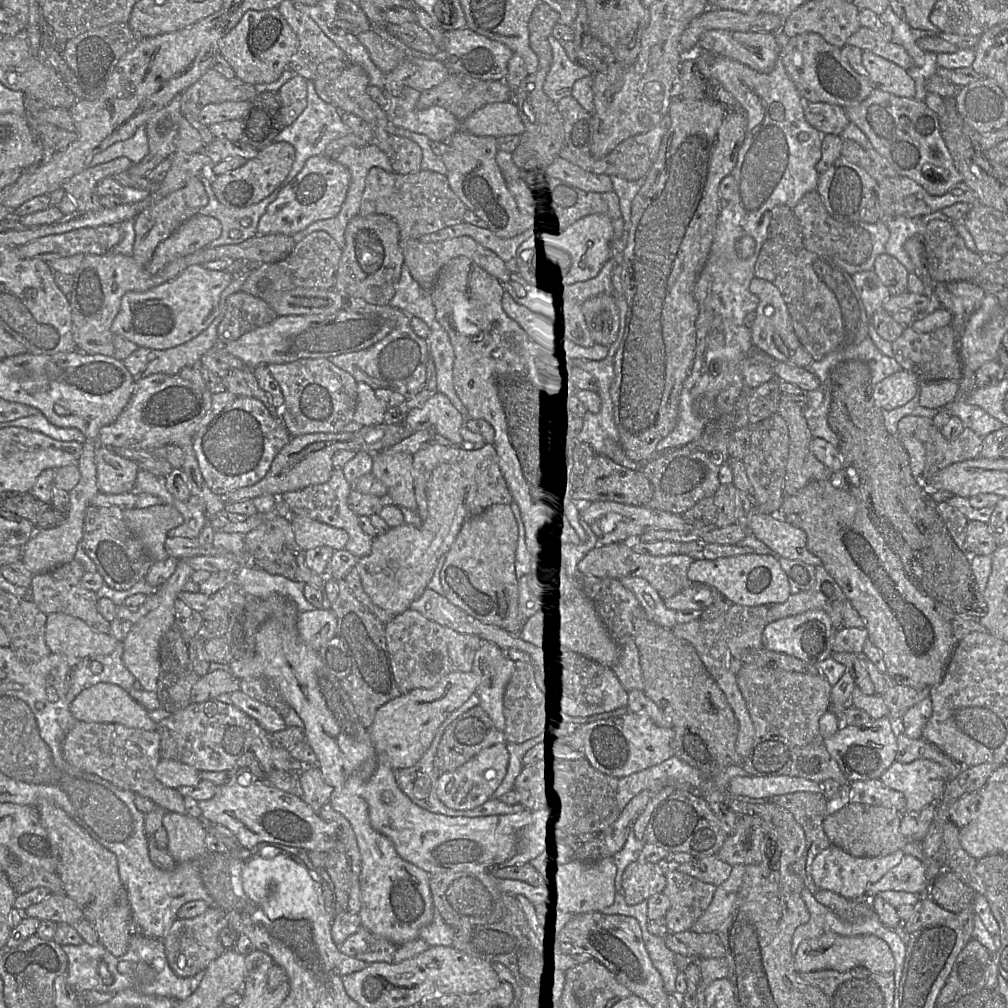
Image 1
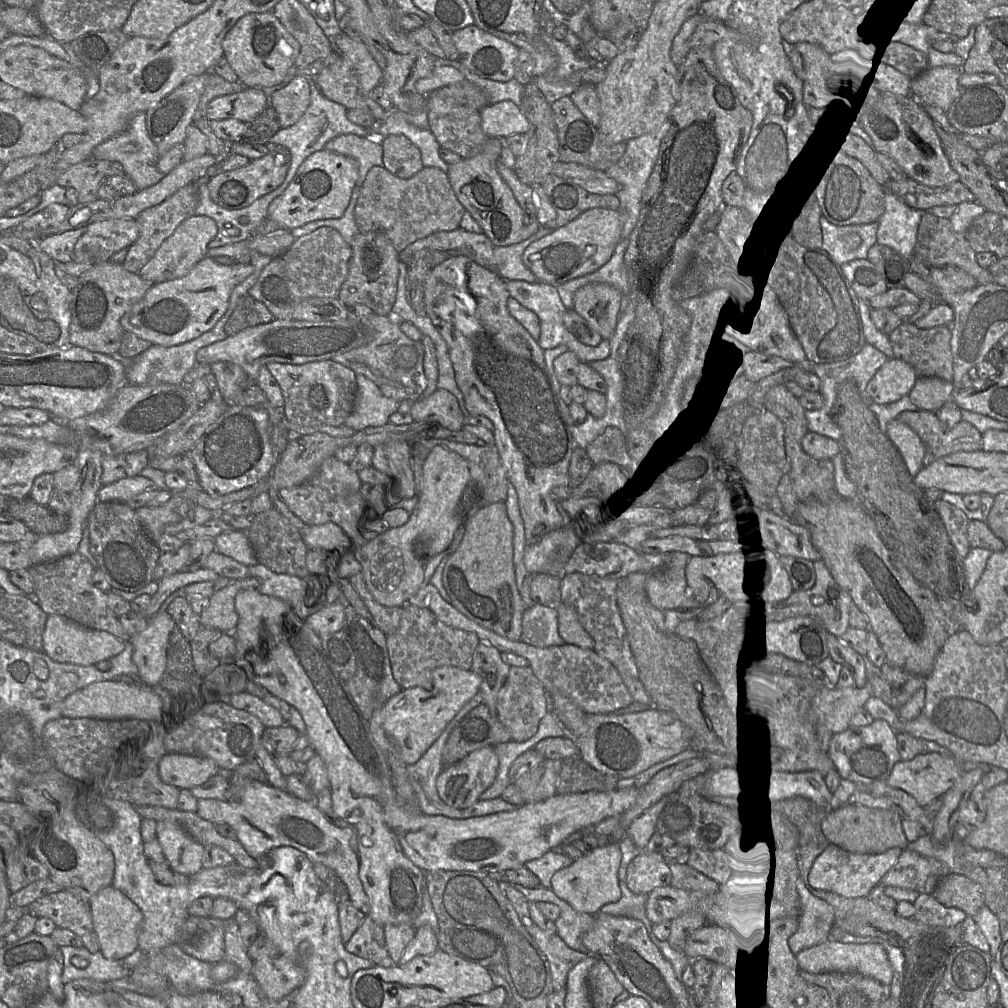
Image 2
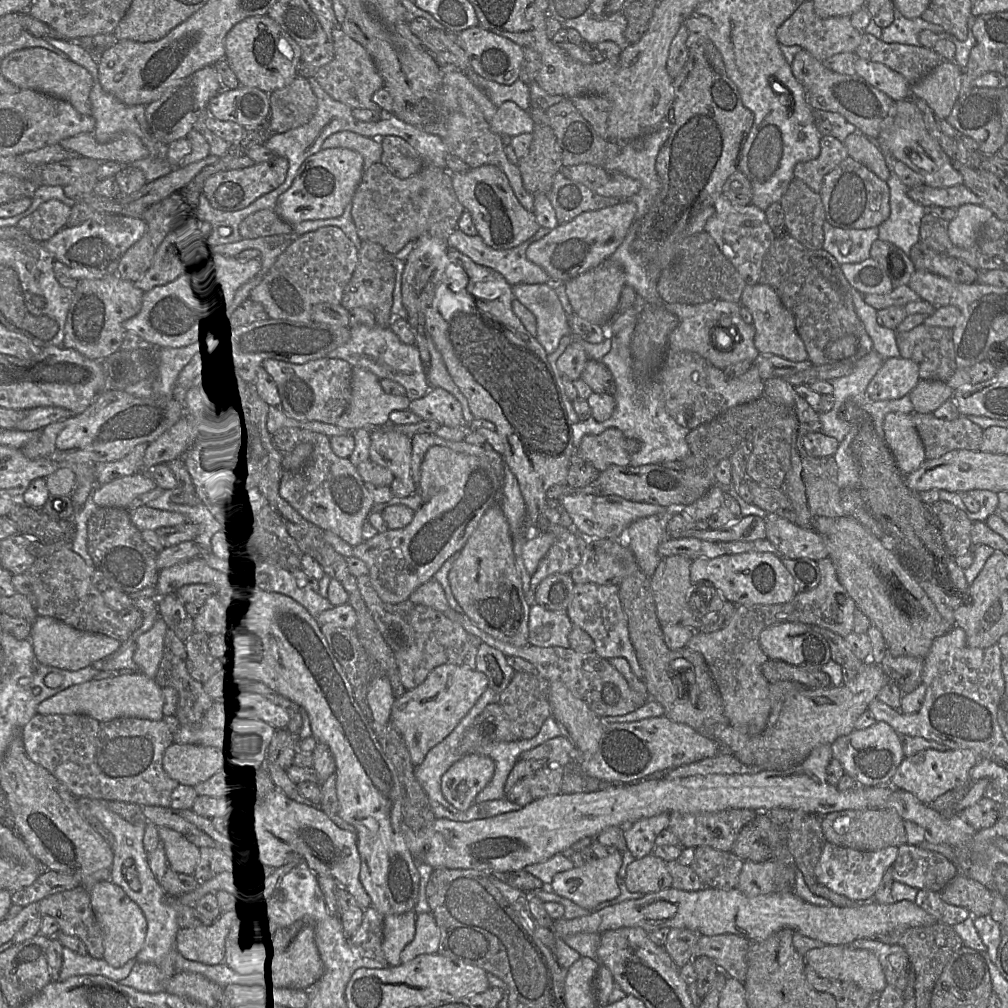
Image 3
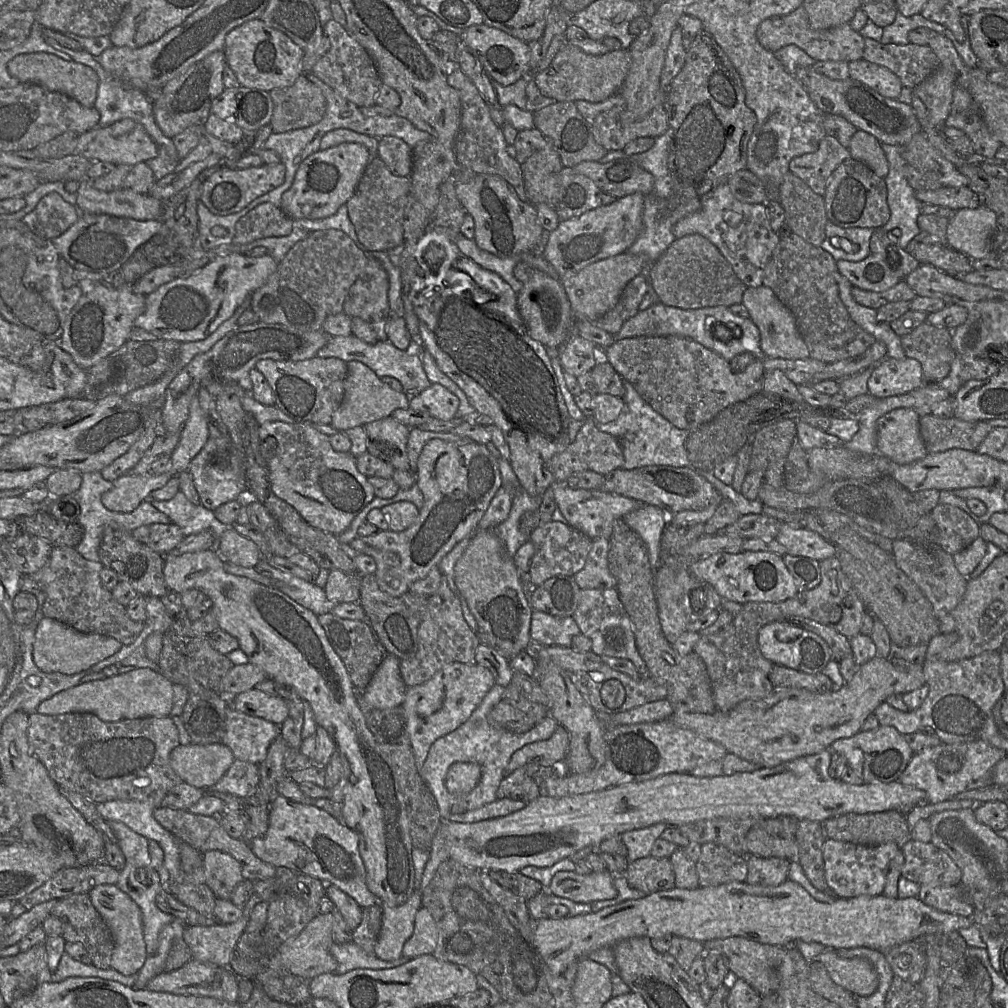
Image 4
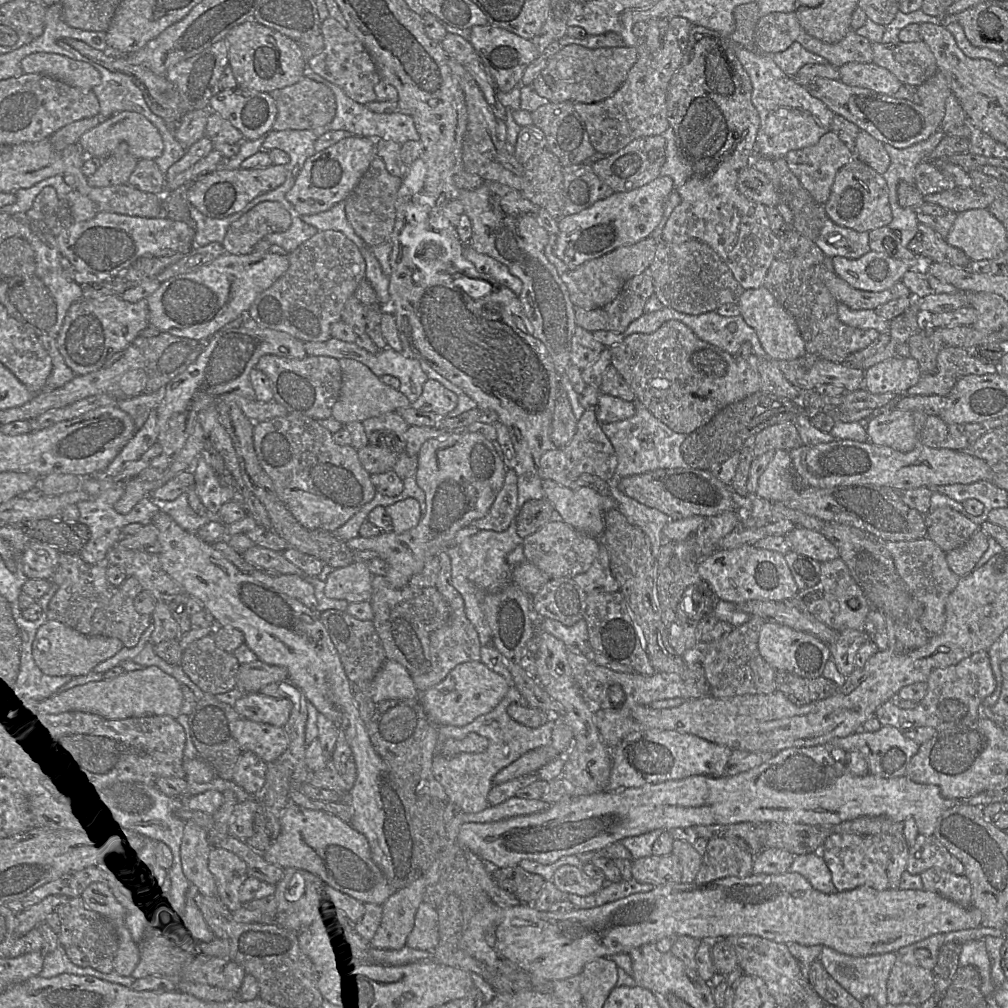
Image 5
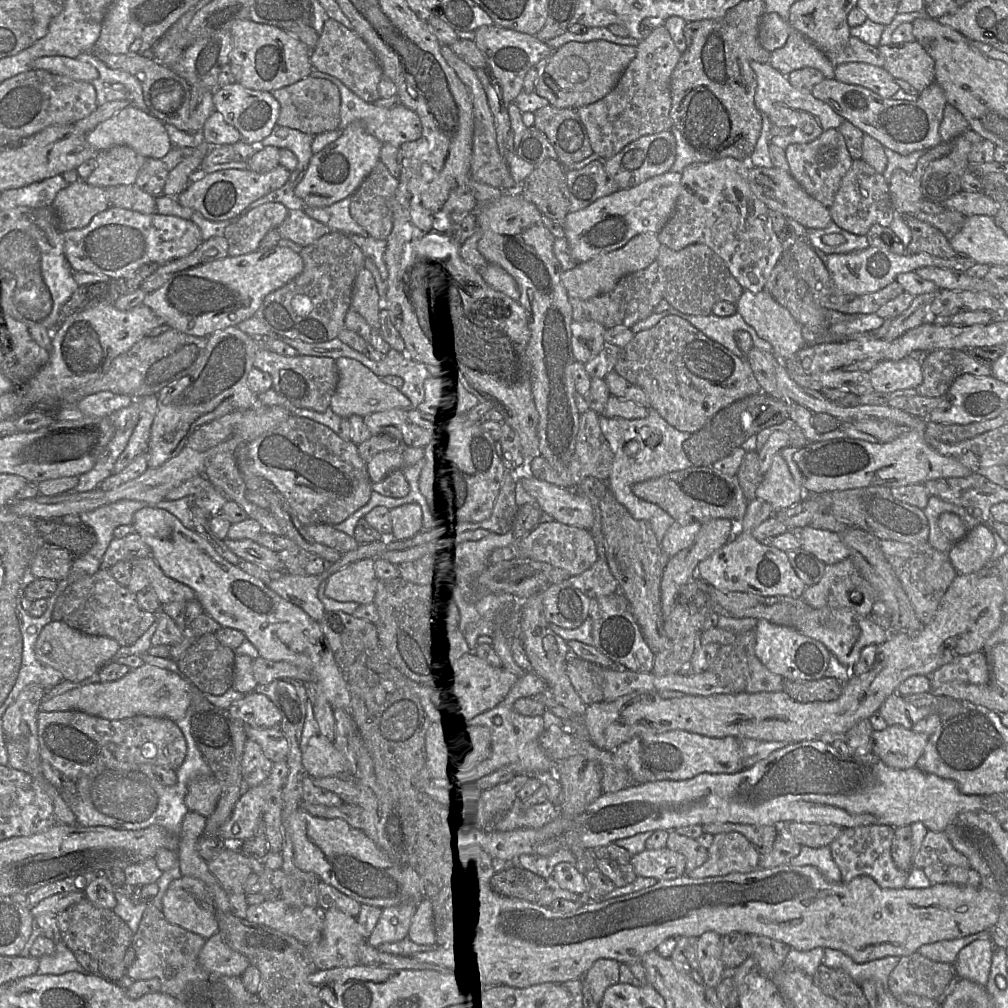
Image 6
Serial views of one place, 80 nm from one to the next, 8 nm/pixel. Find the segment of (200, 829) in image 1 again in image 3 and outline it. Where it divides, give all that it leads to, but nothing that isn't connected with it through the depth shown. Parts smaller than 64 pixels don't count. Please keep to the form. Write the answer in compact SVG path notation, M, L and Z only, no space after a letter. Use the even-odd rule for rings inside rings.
M158 827L158 833L168 866L177 873L194 875L200 859L200 848L170 828Z

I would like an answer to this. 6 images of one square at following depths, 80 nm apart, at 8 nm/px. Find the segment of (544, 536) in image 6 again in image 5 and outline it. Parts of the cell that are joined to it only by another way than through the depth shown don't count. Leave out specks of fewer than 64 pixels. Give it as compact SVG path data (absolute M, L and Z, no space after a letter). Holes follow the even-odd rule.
M550 520L533 534L523 538L522 547L526 561L545 573L549 580L570 578L586 572L596 558L599 538L578 531L564 522Z

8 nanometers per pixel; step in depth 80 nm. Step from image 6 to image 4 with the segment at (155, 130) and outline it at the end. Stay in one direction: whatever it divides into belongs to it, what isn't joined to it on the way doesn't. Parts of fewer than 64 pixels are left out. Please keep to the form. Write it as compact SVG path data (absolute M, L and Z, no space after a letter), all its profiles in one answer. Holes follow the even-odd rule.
M126 118L110 126L96 127L78 135L76 154L90 161L104 161L114 165L133 166L155 158L158 155L158 148L141 124Z

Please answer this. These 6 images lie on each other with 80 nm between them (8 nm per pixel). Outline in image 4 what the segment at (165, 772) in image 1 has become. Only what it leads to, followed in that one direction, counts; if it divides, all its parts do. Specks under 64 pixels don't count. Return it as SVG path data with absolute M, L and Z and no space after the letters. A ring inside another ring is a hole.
M179 744L170 754L174 772L192 787L211 789L228 772L236 758L224 744Z

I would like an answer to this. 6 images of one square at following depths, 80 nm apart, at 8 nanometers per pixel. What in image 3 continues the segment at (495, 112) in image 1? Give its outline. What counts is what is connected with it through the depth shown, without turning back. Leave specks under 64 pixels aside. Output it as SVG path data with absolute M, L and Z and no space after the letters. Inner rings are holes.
M505 101L498 106L496 114L489 124L494 133L510 137L522 133L532 133L534 128L529 111L521 109L513 101Z

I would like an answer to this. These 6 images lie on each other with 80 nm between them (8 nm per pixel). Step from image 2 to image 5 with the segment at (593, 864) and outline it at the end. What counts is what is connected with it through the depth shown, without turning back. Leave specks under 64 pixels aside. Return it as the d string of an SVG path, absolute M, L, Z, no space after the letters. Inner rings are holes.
M571 865L560 866L551 879L561 891L579 896L589 896L603 888L603 880L592 879L581 871L579 867Z

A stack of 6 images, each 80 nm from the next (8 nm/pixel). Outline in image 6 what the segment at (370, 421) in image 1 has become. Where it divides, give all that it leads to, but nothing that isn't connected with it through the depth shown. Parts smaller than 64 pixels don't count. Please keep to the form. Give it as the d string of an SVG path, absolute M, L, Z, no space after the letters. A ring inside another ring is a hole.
M340 357L335 361L339 372L339 380L336 391L331 398L330 408L341 418L349 418L352 415L365 417L374 412L412 407L410 400L398 388L385 383L359 361L347 357Z

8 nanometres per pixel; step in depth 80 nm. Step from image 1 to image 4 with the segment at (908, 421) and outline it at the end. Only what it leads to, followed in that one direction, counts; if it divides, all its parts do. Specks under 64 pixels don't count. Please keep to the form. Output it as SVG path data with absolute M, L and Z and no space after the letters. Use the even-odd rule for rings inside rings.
M926 414L919 418L919 433L928 453L958 448L976 451L993 429L986 420L965 421Z

